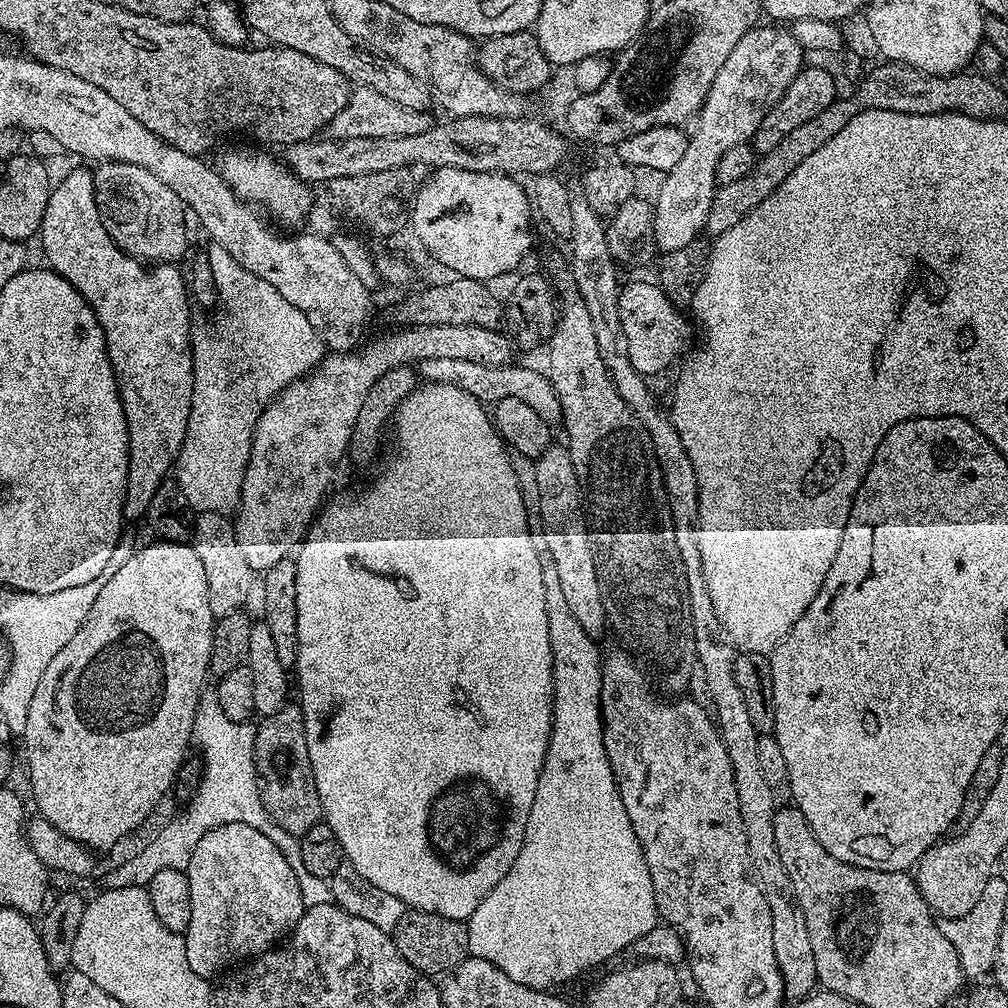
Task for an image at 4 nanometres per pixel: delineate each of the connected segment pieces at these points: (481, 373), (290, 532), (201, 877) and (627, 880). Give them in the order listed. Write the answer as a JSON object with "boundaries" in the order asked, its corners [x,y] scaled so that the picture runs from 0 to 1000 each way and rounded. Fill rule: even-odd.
{"boundaries":[[[[439,351],[431,354],[424,352],[415,361],[419,374],[422,378],[435,381],[444,381],[456,384],[467,391],[472,397],[479,401],[491,401],[498,395],[508,394],[517,396],[536,414],[545,421],[555,420],[558,414],[558,404],[551,385],[545,374],[524,364],[512,361],[500,361],[504,359],[470,360],[459,358],[452,353],[442,353]]],[[[359,343],[350,348],[325,351],[325,354],[321,353],[313,364],[314,365],[312,367],[310,365],[305,371],[279,385],[277,393],[263,406],[252,422],[251,429],[254,430],[251,433],[249,430],[248,443],[244,448],[243,472],[240,474],[238,499],[232,512],[234,514],[232,535],[240,542],[240,550],[245,553],[253,553],[254,561],[258,561],[264,567],[272,564],[274,559],[278,560],[281,557],[283,544],[286,544],[294,536],[294,532],[297,532],[299,524],[305,520],[306,512],[309,512],[310,504],[314,504],[316,500],[322,499],[323,493],[326,491],[325,483],[328,482],[329,475],[333,472],[333,463],[336,462],[337,455],[340,453],[342,455],[346,451],[346,445],[342,444],[341,437],[345,437],[345,429],[349,429],[349,417],[354,417],[353,405],[357,405],[357,397],[361,397],[361,389],[365,389],[365,381],[361,381],[361,346]]],[[[226,817],[216,819],[215,822],[208,823],[195,837],[194,845],[191,847],[190,857],[185,864],[187,877],[190,880],[190,906],[187,908],[187,920],[185,922],[185,950],[189,962],[194,968],[208,970],[212,962],[217,962],[229,955],[236,956],[237,952],[246,949],[249,944],[254,944],[257,940],[262,940],[269,930],[277,929],[278,925],[286,921],[291,913],[298,908],[298,889],[295,882],[297,873],[294,870],[288,855],[282,850],[282,841],[274,838],[268,830],[262,825],[254,825],[249,829],[247,818],[244,817]]],[[[549,705],[548,737],[544,739],[544,750],[540,753],[540,763],[536,769],[534,782],[531,784],[530,797],[526,802],[526,808],[523,810],[523,823],[520,828],[518,843],[515,844],[514,851],[508,856],[506,863],[499,869],[498,875],[482,889],[474,899],[474,903],[470,903],[470,907],[462,915],[465,945],[488,954],[490,958],[496,959],[510,974],[517,975],[518,978],[539,982],[551,981],[551,976],[560,976],[563,972],[569,971],[575,964],[593,958],[597,954],[606,953],[610,942],[619,938],[621,935],[625,935],[627,931],[631,931],[633,927],[641,925],[649,915],[649,895],[647,895],[646,880],[648,871],[644,857],[640,853],[639,840],[636,839],[631,826],[628,829],[621,827],[621,821],[624,819],[621,817],[623,812],[619,812],[621,808],[617,808],[615,819],[607,815],[609,808],[605,808],[605,806],[595,808],[595,796],[593,796],[591,784],[585,782],[585,780],[591,780],[589,778],[591,768],[587,772],[587,768],[583,768],[583,766],[601,766],[601,757],[595,734],[591,734],[591,730],[587,730],[587,726],[583,726],[583,734],[579,734],[579,730],[575,730],[575,734],[560,734],[560,730],[556,730],[556,710]]]]}

